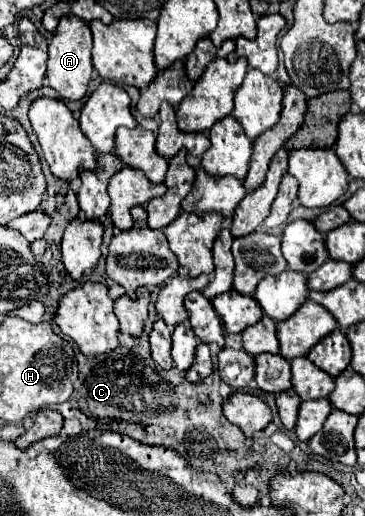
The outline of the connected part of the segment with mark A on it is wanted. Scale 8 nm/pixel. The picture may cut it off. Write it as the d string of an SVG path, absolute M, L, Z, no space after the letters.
M64 16L60 18L58 28L54 30L50 48L48 48L48 60L46 60L46 76L48 76L48 84L66 100L80 100L84 98L86 90L88 90L88 82L92 78L92 34L90 28L84 20L76 18L76 16Z

